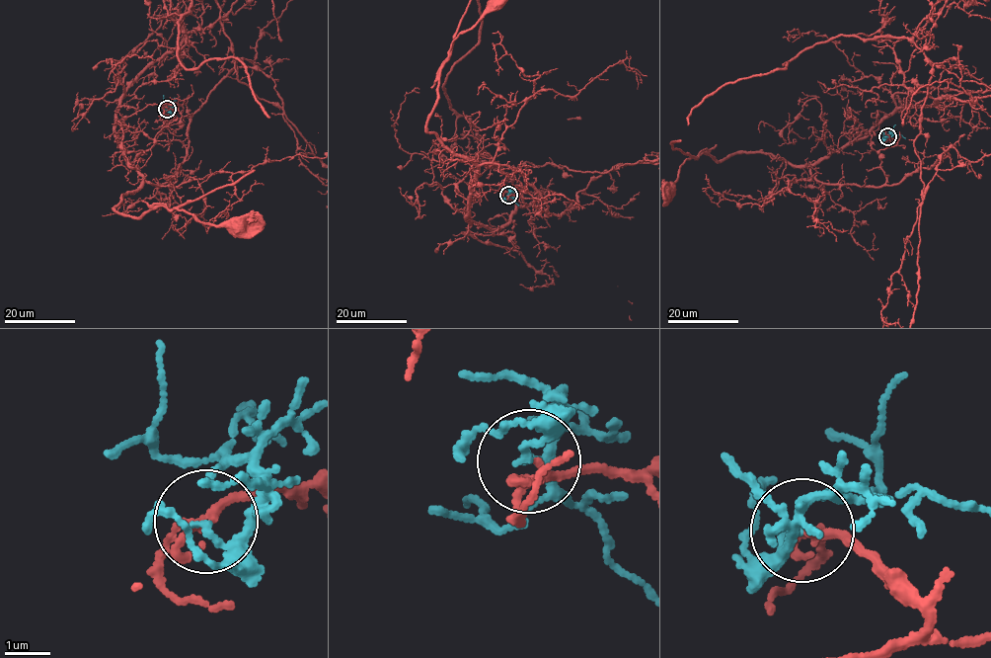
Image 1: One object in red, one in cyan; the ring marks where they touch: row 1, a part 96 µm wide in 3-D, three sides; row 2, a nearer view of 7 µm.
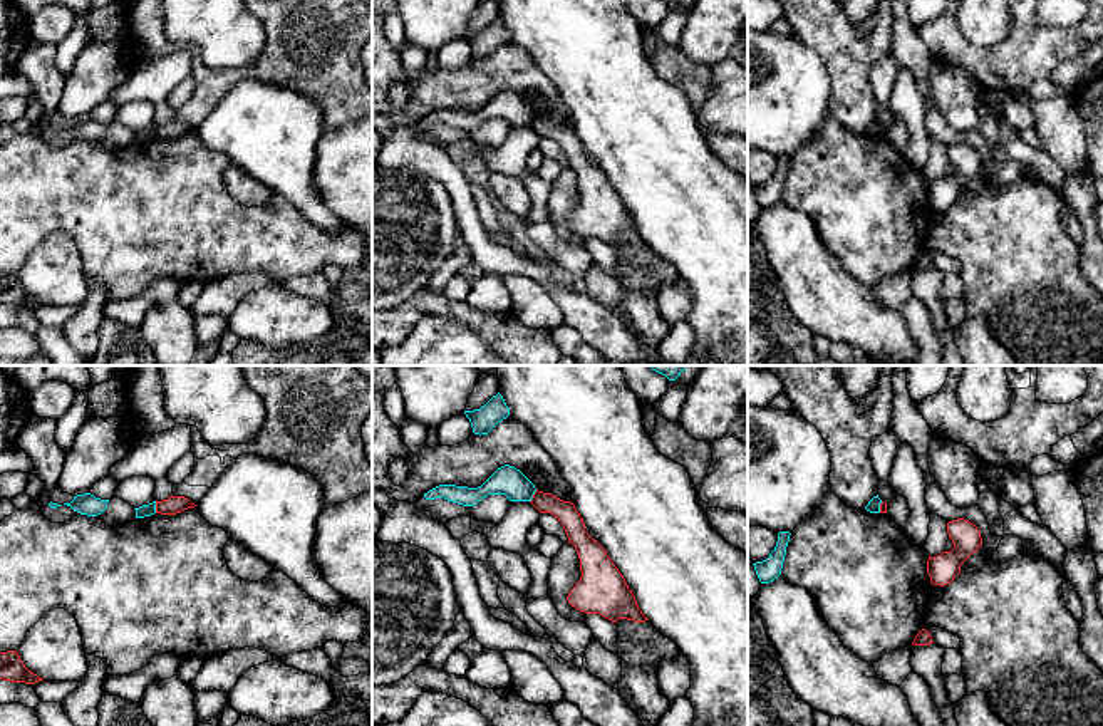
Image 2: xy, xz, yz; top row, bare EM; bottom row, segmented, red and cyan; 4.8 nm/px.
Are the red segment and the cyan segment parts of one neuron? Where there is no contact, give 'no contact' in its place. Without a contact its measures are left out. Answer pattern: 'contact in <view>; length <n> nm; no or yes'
contact in xz; length 70 nm; no

